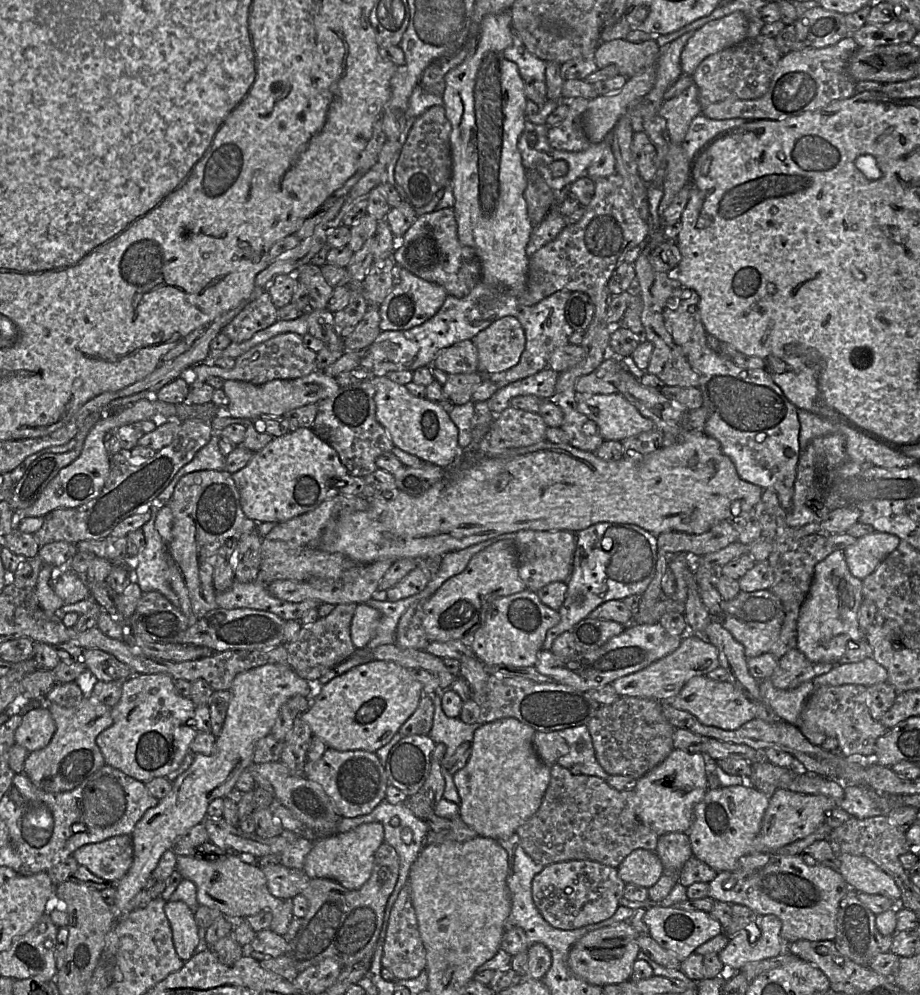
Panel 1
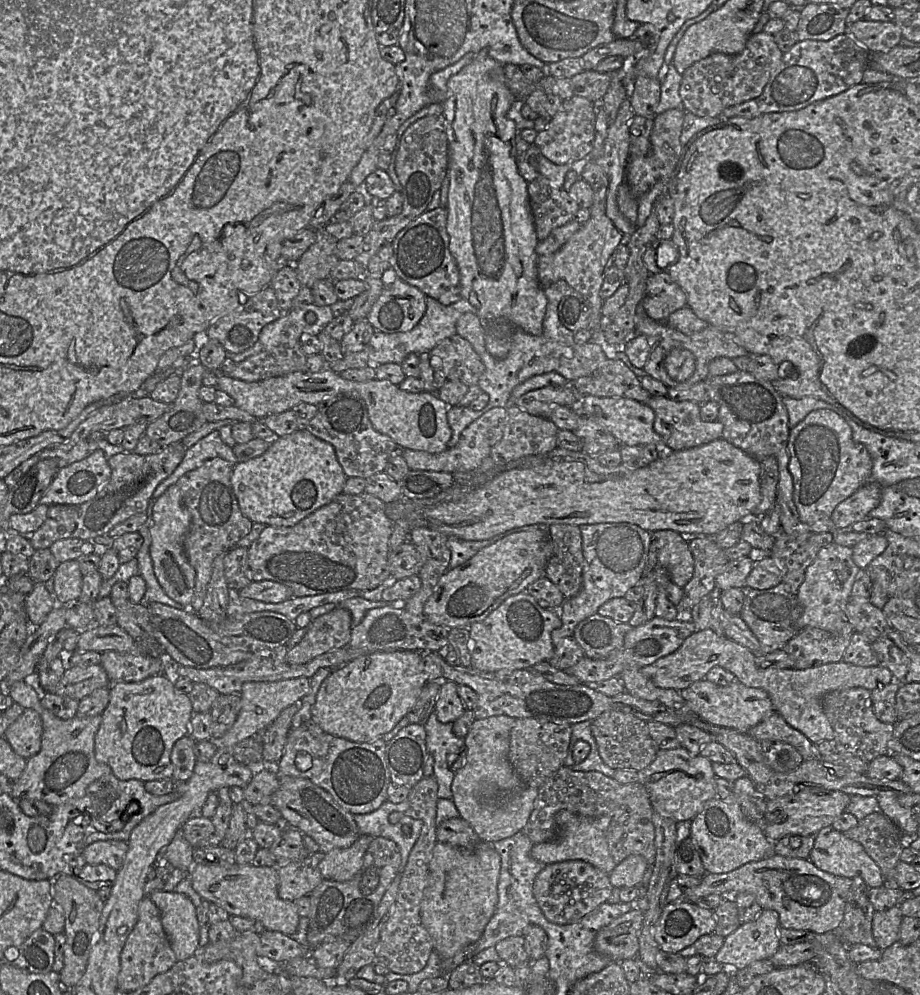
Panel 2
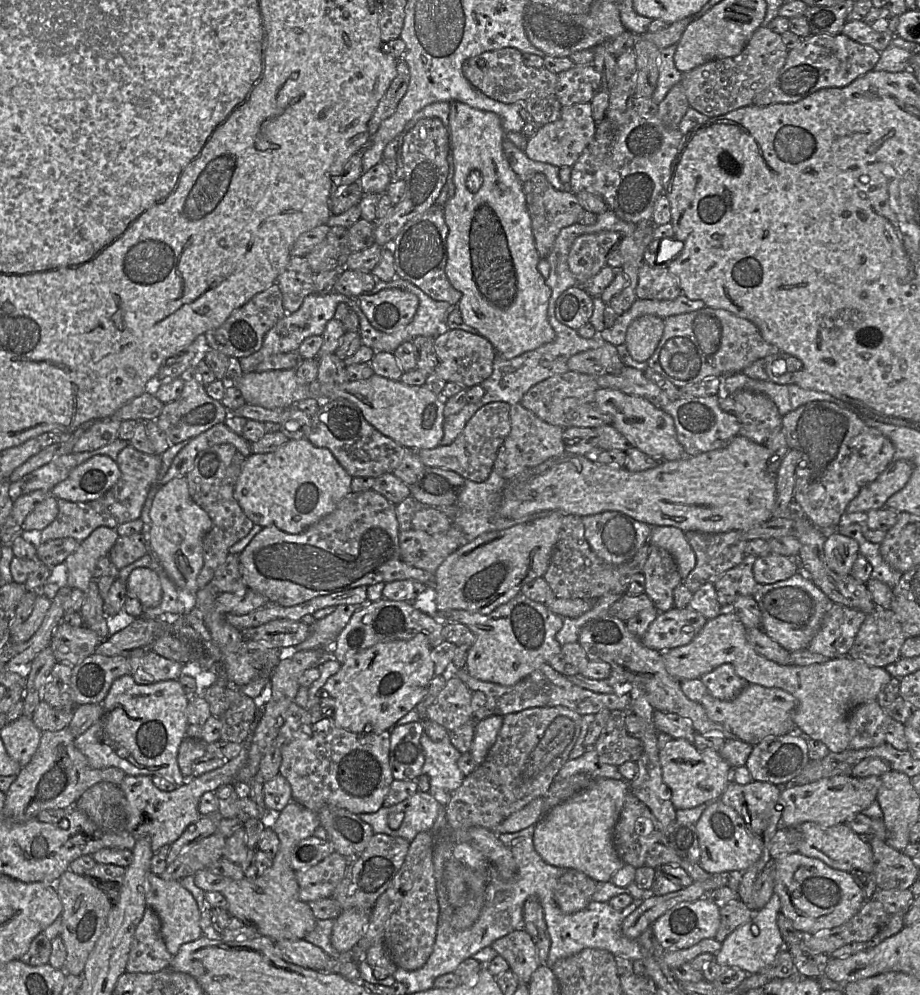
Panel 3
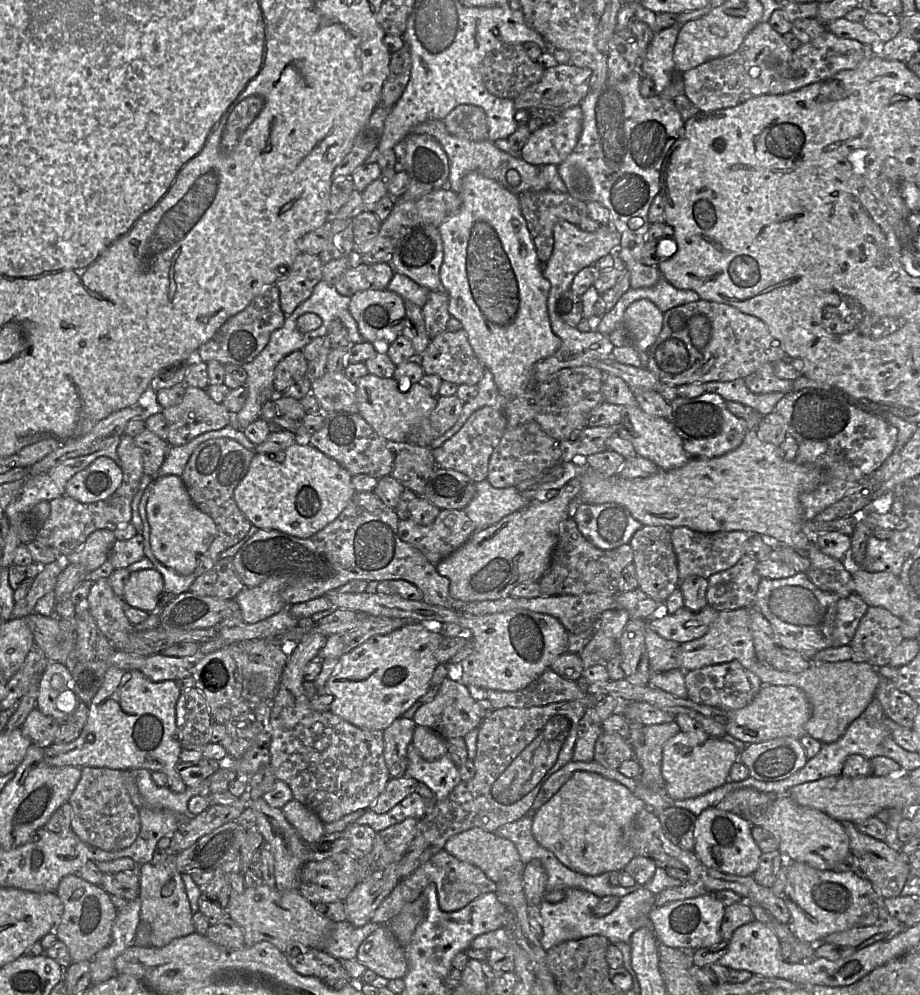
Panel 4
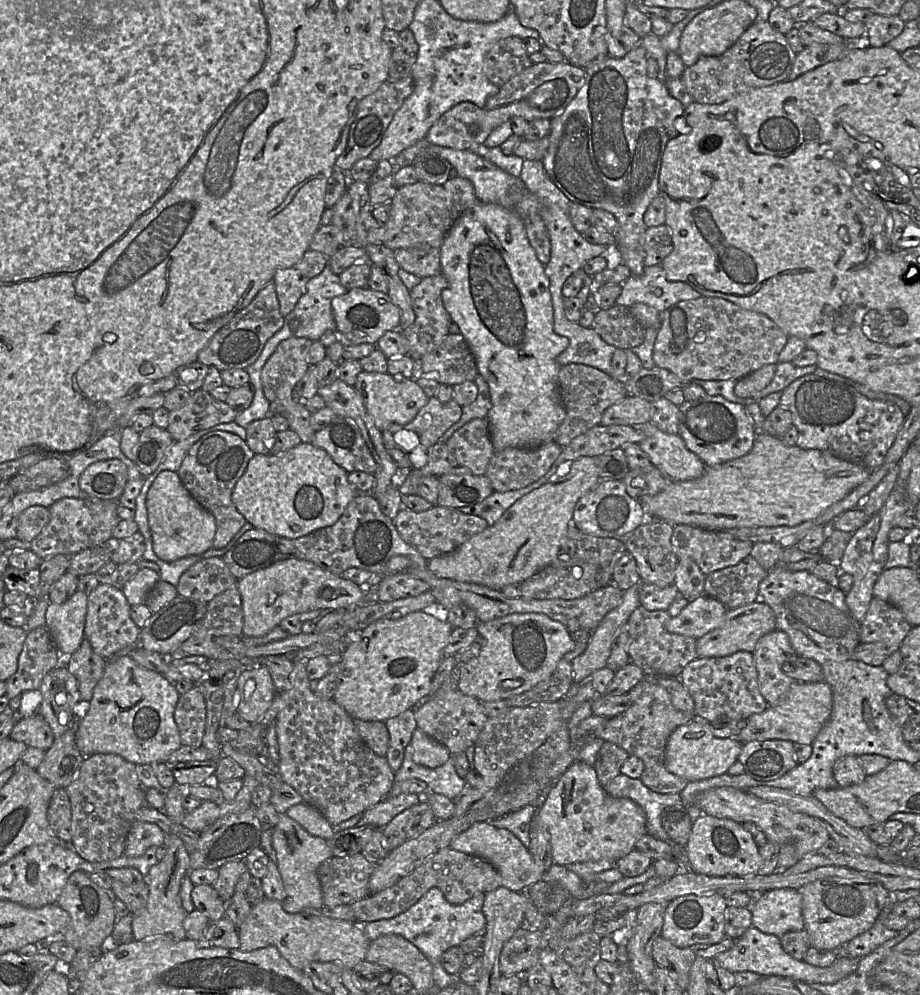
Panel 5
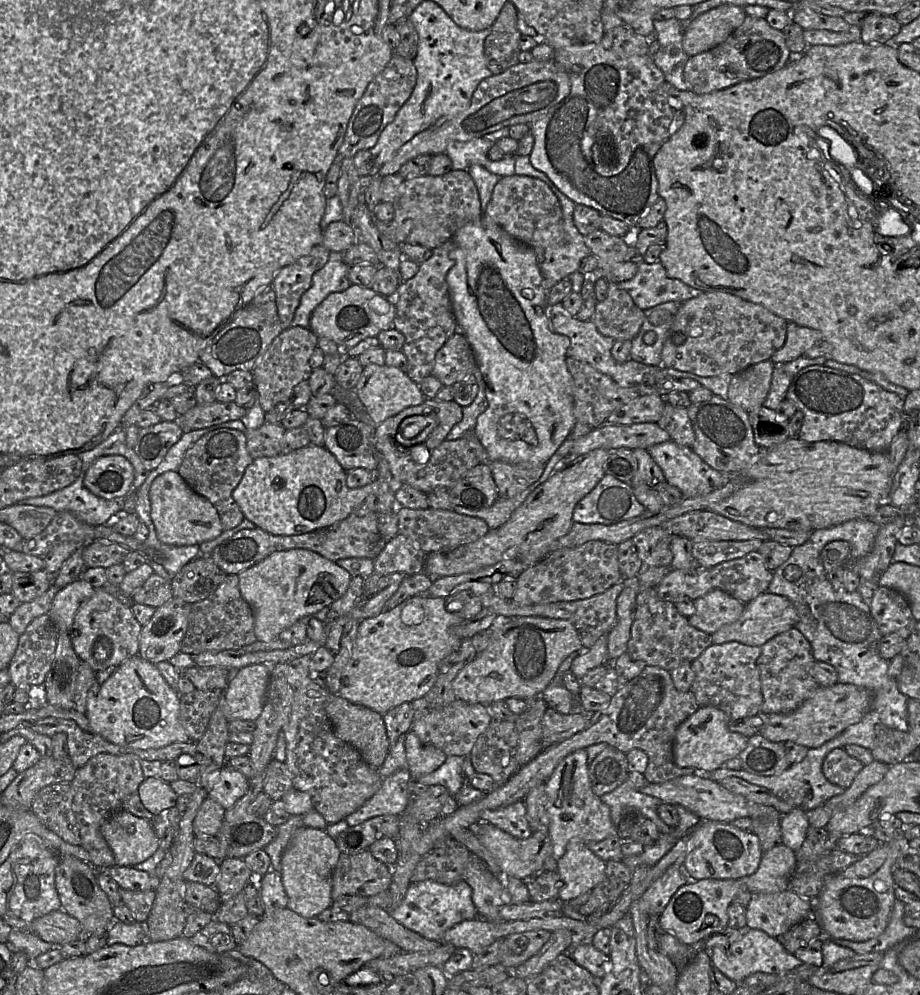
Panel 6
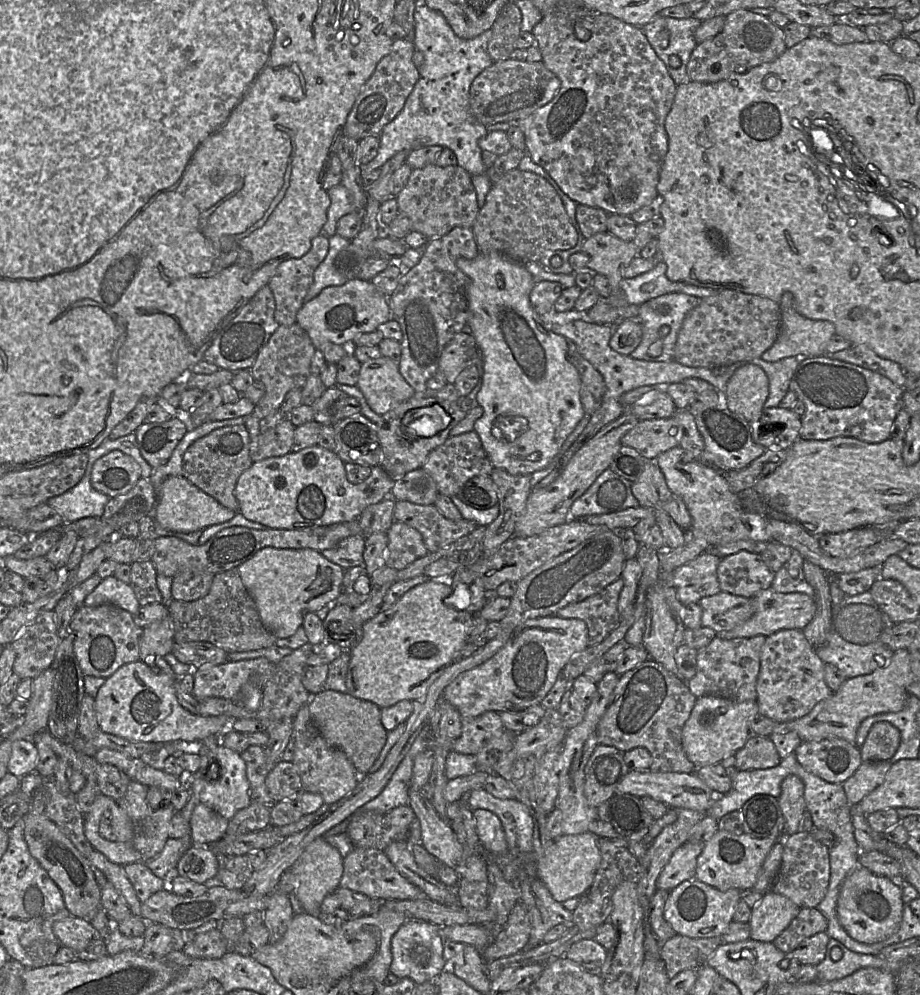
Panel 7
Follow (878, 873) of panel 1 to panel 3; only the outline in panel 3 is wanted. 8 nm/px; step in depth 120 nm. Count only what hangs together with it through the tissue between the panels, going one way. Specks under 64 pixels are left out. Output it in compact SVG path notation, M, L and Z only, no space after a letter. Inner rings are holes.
M805 822L796 828L803 835L798 853L817 858L835 870L851 872L861 870L871 874L874 868L874 857L867 839L854 833L846 824L823 827L814 822Z

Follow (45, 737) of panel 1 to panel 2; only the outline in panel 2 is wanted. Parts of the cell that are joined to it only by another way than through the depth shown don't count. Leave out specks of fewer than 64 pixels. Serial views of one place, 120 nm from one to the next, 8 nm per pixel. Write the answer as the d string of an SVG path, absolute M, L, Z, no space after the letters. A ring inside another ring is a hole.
M25 709L22 715L5 731L4 738L16 754L28 760L41 749L43 723L40 715Z

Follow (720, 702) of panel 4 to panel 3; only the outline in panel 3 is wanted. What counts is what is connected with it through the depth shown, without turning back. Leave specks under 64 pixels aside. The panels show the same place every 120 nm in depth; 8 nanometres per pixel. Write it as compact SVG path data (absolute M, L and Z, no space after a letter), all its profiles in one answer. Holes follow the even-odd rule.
M722 664L711 672L701 676L711 696L728 701L734 699L749 684L739 677L731 664Z

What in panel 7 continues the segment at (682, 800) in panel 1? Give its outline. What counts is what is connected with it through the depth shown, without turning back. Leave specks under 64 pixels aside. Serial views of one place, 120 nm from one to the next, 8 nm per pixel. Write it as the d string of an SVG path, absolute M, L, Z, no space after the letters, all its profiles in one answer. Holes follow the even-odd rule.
M702 696L696 699L694 707L682 728L682 746L687 759L695 765L719 764L721 760L743 747L750 735L749 723L757 715L757 701L734 702L717 696Z

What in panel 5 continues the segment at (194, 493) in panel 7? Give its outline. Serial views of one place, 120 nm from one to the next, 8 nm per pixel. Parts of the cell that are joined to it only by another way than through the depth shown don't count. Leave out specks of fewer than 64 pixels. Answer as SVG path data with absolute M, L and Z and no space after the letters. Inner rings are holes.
M164 470L153 481L146 498L153 550L166 561L173 562L192 555L201 555L213 547L217 530L215 517L187 491L177 472Z

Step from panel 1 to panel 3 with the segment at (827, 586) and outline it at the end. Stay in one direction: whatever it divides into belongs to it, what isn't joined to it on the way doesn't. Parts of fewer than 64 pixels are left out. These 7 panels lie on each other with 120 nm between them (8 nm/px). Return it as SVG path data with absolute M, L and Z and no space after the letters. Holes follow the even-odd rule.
M837 531L827 532L824 542L825 560L828 567L840 575L851 574L859 555L858 542Z

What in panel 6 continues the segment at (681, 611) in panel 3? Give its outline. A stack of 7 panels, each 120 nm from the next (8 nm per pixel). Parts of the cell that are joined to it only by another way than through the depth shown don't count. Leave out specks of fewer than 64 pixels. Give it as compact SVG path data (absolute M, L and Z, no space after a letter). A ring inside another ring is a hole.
M712 589L693 602L696 611L688 621L709 635L738 620L745 608L744 603L720 589Z

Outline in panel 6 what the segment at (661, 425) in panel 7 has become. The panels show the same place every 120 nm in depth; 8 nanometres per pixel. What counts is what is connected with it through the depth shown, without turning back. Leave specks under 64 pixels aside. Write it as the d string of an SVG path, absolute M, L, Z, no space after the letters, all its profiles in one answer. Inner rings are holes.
M645 422L630 425L605 423L588 434L576 439L571 453L583 455L595 449L616 448L648 449L671 440L670 435L657 423Z

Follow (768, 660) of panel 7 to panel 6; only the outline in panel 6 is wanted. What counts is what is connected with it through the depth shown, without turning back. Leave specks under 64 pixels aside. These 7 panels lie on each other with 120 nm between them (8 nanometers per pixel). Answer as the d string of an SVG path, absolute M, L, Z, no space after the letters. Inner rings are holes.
M795 627L764 643L756 661L763 697L760 712L769 715L786 714L796 710L818 688L810 675L814 663L809 641Z

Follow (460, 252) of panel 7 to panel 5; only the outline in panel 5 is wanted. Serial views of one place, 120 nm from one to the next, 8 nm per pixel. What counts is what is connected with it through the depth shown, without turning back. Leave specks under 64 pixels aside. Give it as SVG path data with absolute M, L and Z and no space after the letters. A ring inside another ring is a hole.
M442 273L435 276L422 278L419 284L409 291L411 305L415 313L413 324L401 331L408 344L408 355L414 361L431 352L441 340L449 334L452 323L450 315L443 306L441 292L447 287L447 280Z

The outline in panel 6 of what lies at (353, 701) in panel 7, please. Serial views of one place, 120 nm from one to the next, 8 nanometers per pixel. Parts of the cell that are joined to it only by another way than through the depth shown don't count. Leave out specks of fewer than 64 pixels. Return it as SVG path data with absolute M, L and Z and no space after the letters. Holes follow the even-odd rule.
M338 694L331 695L330 701L326 705L326 713L331 720L334 733L339 739L356 748L371 768L381 767L390 750L383 715L365 706L354 704Z

